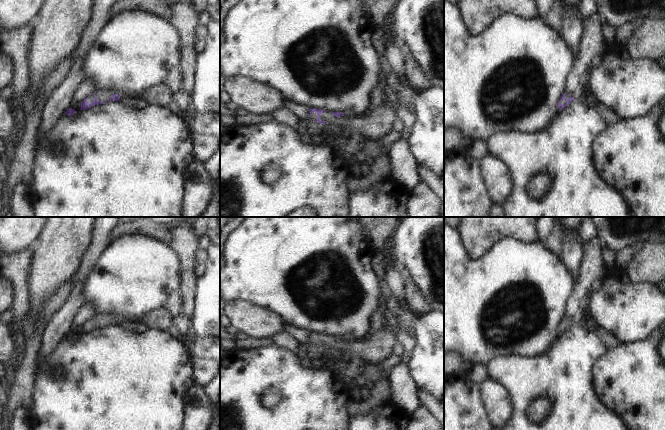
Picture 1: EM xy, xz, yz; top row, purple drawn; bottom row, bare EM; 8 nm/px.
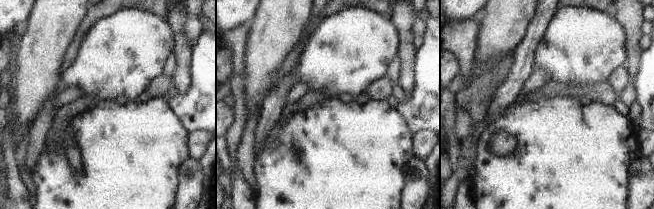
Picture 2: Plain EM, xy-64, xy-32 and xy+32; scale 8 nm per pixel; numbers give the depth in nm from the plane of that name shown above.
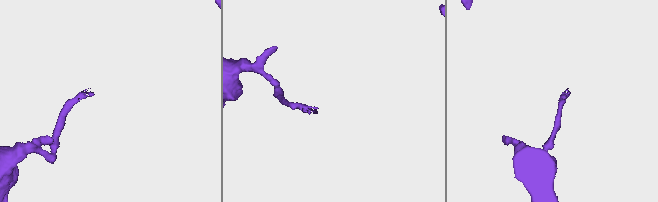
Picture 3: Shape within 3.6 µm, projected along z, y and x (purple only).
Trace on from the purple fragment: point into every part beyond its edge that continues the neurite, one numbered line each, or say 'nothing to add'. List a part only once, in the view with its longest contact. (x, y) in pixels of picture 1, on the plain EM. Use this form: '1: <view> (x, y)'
1: xy (102, 320).

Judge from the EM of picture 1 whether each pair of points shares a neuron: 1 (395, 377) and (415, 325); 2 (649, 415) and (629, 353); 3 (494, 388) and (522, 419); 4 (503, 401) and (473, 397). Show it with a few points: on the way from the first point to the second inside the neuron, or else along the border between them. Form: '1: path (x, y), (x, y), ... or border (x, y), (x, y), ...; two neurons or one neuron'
1: border (406, 365), (407, 372), (416, 386); two neurons
2: path (649, 400), (649, 397), (633, 381), (632, 368); one neuron
3: border (504, 386), (512, 404), (512, 414), (509, 419); two neurons
4: border (478, 385), (480, 399), (489, 419); two neurons

